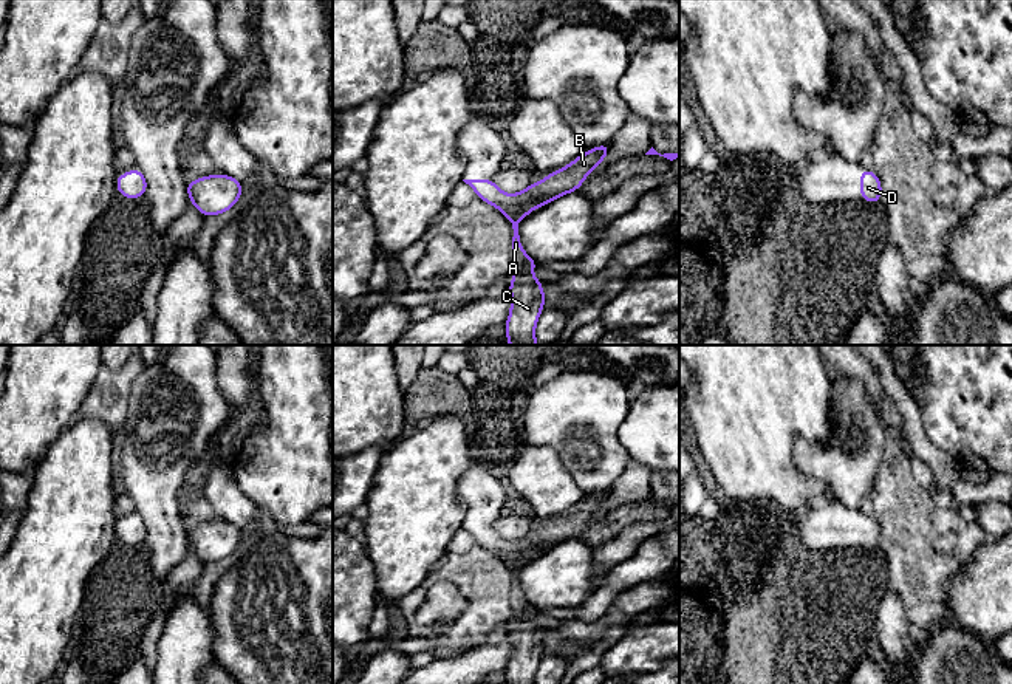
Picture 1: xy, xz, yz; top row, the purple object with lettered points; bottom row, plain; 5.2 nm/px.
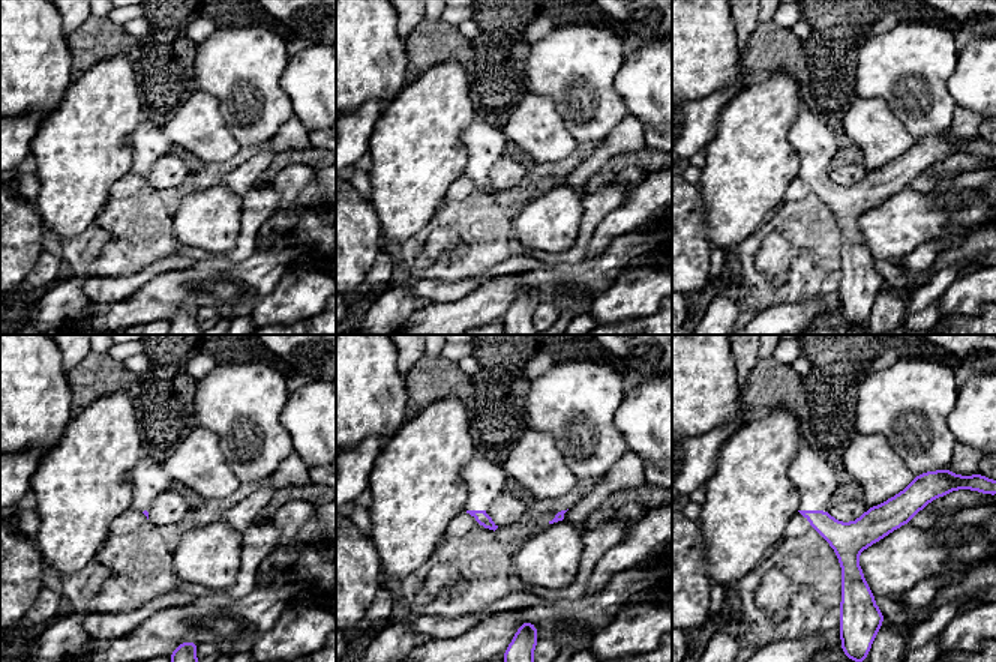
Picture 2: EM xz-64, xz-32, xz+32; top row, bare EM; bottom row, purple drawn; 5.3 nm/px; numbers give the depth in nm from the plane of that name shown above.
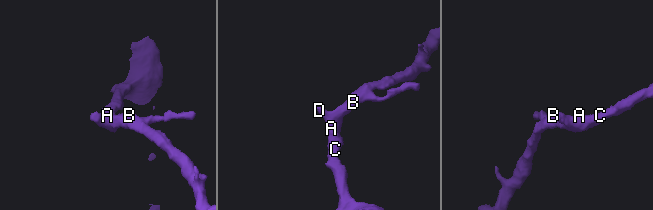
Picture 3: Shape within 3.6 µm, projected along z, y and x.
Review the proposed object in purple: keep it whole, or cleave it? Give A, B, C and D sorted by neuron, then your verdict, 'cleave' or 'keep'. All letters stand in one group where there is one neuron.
A B C D; keep

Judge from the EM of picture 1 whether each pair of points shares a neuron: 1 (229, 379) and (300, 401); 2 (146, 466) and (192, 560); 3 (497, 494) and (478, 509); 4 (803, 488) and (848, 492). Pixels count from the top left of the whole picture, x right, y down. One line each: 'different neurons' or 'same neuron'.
1: different neurons
2: different neurons
3: same neuron
4: different neurons

